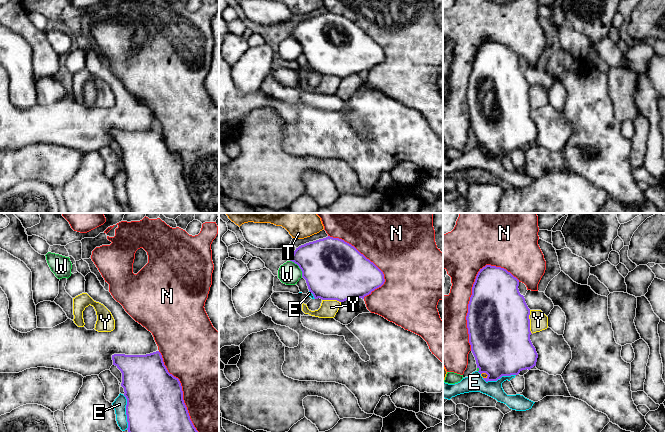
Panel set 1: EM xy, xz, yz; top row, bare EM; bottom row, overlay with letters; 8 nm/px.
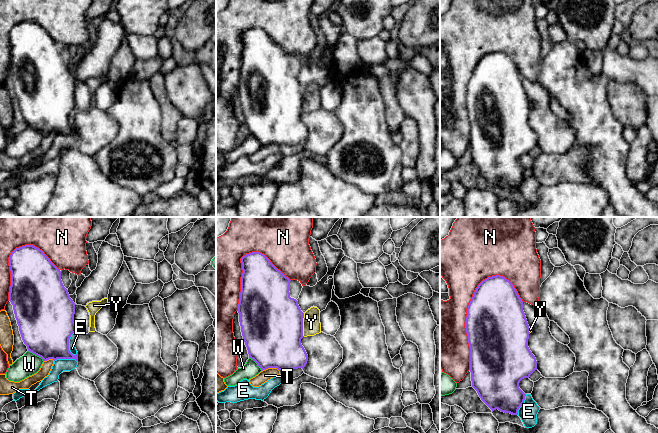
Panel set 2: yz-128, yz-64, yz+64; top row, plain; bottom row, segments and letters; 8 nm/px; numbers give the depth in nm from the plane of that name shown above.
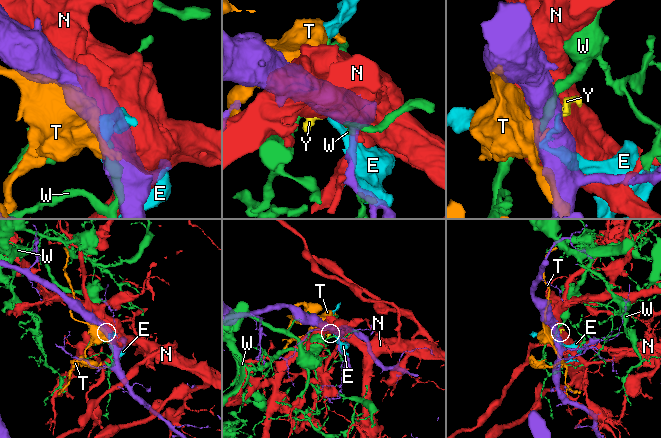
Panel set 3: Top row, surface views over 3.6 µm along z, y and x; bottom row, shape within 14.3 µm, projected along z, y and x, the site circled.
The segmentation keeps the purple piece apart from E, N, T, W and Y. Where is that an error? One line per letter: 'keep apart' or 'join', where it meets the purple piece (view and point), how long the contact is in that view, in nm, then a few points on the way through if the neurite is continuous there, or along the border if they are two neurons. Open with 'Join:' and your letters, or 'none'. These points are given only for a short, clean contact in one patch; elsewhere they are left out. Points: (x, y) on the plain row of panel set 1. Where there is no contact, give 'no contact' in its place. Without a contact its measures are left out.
Join: none
E: keep apart; meets purple in xy at (126, 188); contact 280 nm long
N: keep apart; meets purple in yz at (470, 75); contact 700 nm long
T: keep apart; meets purple in yz at (485, 148); contact 70 nm long
W: keep apart; meets purple in xz at (299, 43); contact 170 nm long
Y: keep apart; meets purple in yz at (529, 98); contact 190 nm long; border along yz (529, 86), (529, 106), (532, 109)

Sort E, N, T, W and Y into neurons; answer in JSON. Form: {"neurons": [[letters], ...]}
{"neurons": [["E", "Y"], ["N"], ["T"], ["W"]]}

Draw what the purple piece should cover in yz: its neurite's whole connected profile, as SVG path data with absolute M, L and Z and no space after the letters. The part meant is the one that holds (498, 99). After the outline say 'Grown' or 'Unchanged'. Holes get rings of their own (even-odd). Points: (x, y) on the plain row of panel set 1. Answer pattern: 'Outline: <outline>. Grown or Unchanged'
Outline: M486 41L478 48L472 63L472 71L466 92L471 127L475 133L479 149L486 149L486 158L497 157L502 152L518 151L522 146L530 146L536 142L538 130L533 122L530 111L530 85L525 74L520 70L519 56L506 45Z. Unchanged

